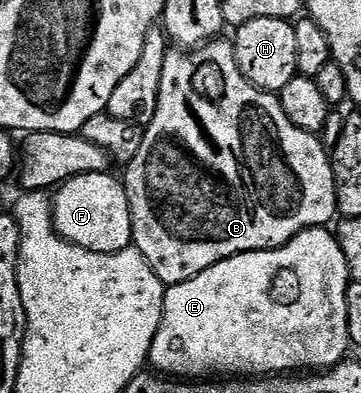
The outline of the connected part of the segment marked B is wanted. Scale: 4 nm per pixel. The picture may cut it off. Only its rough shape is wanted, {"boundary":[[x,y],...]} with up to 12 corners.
{"boundary":[[165,54],[124,166],[166,285],[337,212],[330,150],[239,71]]}

